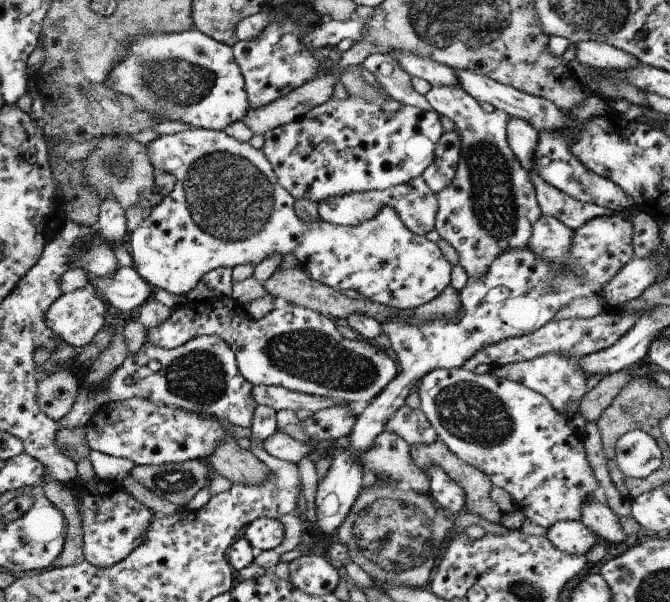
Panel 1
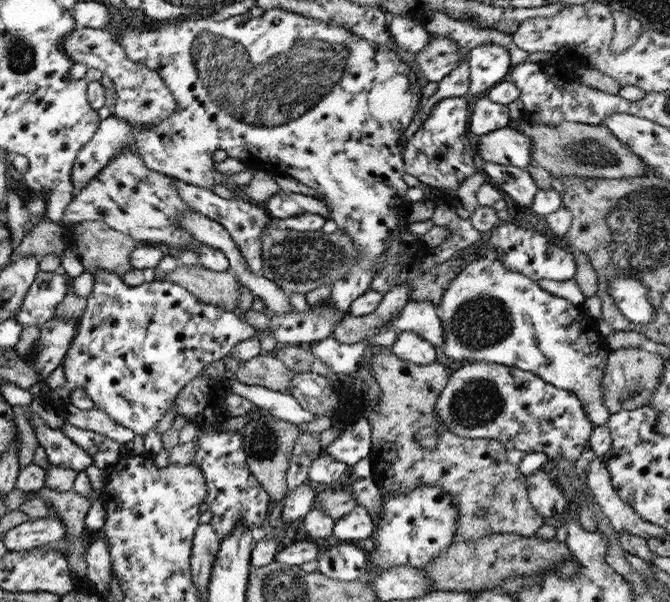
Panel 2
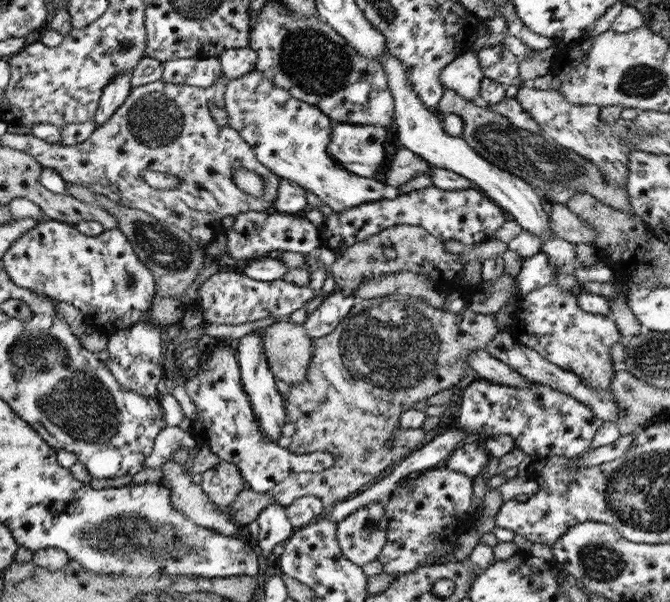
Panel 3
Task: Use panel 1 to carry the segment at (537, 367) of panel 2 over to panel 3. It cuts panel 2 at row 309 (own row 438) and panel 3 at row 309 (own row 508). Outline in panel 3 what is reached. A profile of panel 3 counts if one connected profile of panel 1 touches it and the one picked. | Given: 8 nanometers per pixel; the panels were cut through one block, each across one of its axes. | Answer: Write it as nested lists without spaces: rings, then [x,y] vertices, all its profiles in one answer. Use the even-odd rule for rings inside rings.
[[[552,283],[524,294],[517,318],[505,326],[504,331],[519,345],[537,352],[557,368],[575,374],[596,391],[610,390],[609,382],[618,368],[612,364],[609,351],[615,343],[625,340],[611,319],[581,310],[575,292],[560,290]]]

